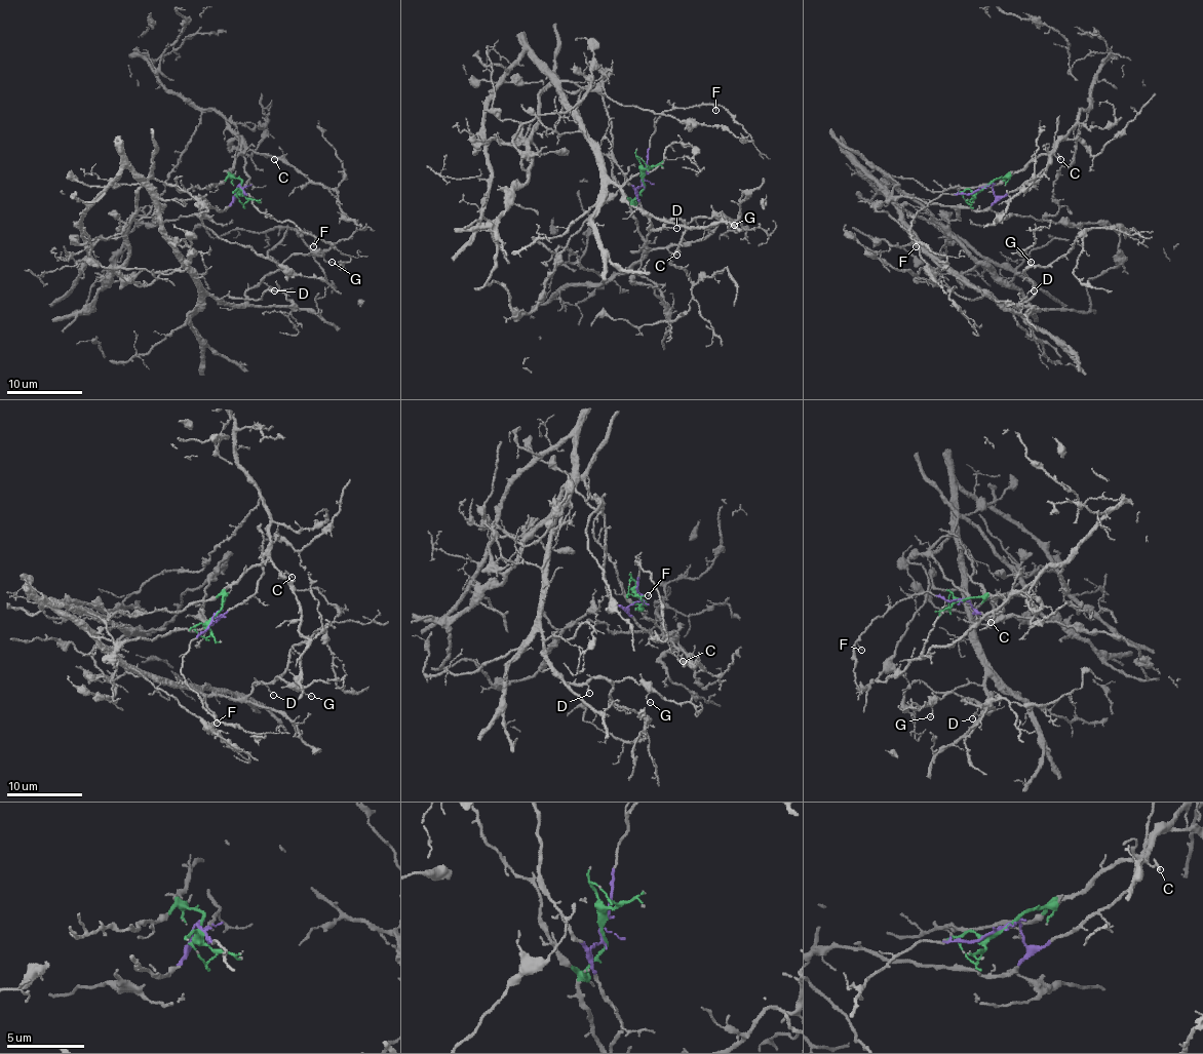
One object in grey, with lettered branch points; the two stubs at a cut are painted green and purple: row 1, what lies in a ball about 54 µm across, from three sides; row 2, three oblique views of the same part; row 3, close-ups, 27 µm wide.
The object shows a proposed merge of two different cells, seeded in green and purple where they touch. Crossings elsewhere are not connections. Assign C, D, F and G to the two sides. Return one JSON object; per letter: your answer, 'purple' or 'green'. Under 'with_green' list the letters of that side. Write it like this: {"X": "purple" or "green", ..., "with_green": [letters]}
{"C": "green", "D": "purple", "F": "purple", "G": "purple", "with_green": ["C"]}

